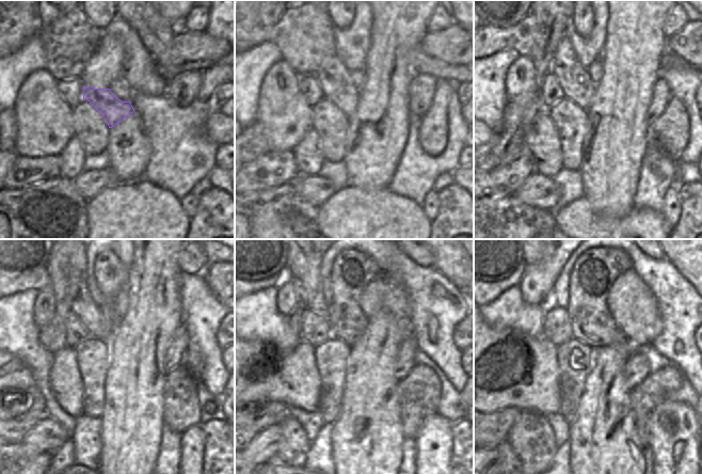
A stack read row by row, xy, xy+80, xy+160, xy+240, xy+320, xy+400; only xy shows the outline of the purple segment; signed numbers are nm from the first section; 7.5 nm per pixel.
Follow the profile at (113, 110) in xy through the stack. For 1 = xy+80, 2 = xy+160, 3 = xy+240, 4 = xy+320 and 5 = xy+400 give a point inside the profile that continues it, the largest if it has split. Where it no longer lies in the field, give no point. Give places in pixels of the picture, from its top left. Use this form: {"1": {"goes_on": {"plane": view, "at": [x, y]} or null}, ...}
{"1": {"goes_on": {"plane": "xy+80", "at": [334, 78]}}, "2": {"goes_on": {"plane": "xy+160", "at": [575, 81]}}, "3": {"goes_on": {"plane": "xy+240", "at": [97, 326]}}, "4": {"goes_on": {"plane": "xy+320", "at": [303, 261]}}, "5": {"goes_on": {"plane": "xy+400", "at": [528, 261]}}}

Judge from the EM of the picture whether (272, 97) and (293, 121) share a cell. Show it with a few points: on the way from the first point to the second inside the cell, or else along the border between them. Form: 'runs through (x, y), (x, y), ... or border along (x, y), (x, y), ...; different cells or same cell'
runs through (277, 103), (288, 115); same cell

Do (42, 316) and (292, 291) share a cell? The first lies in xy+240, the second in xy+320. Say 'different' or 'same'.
same

